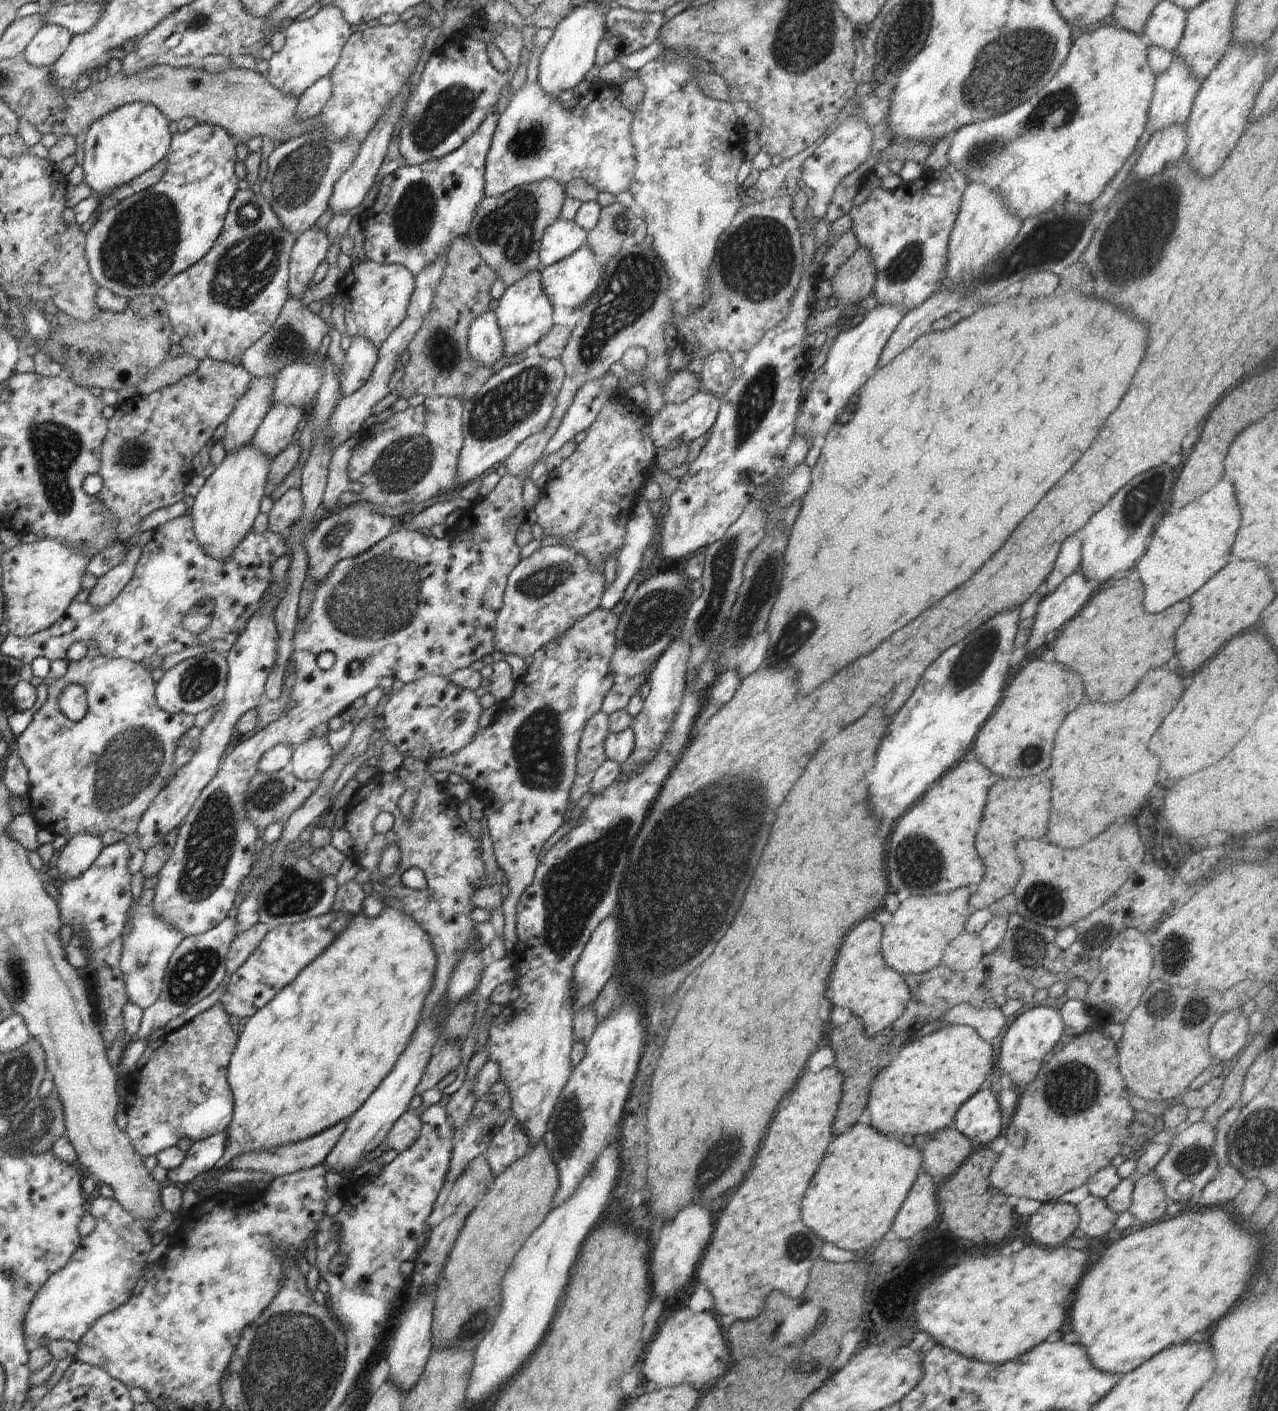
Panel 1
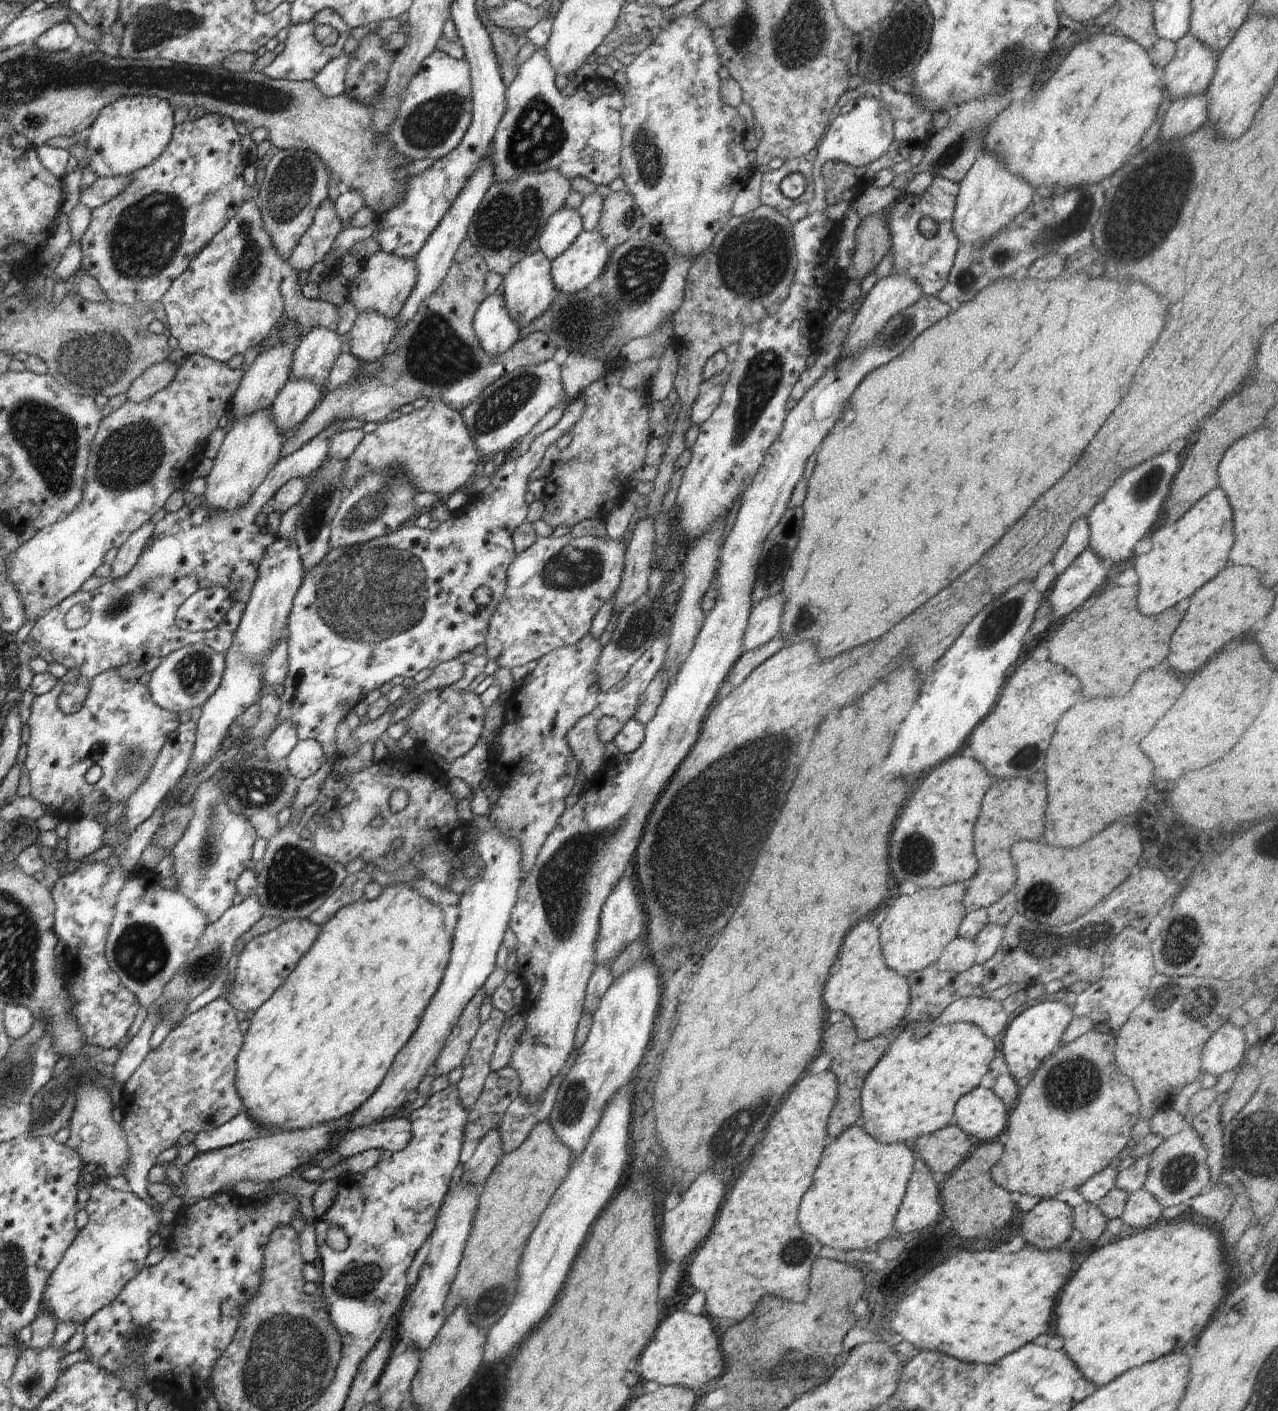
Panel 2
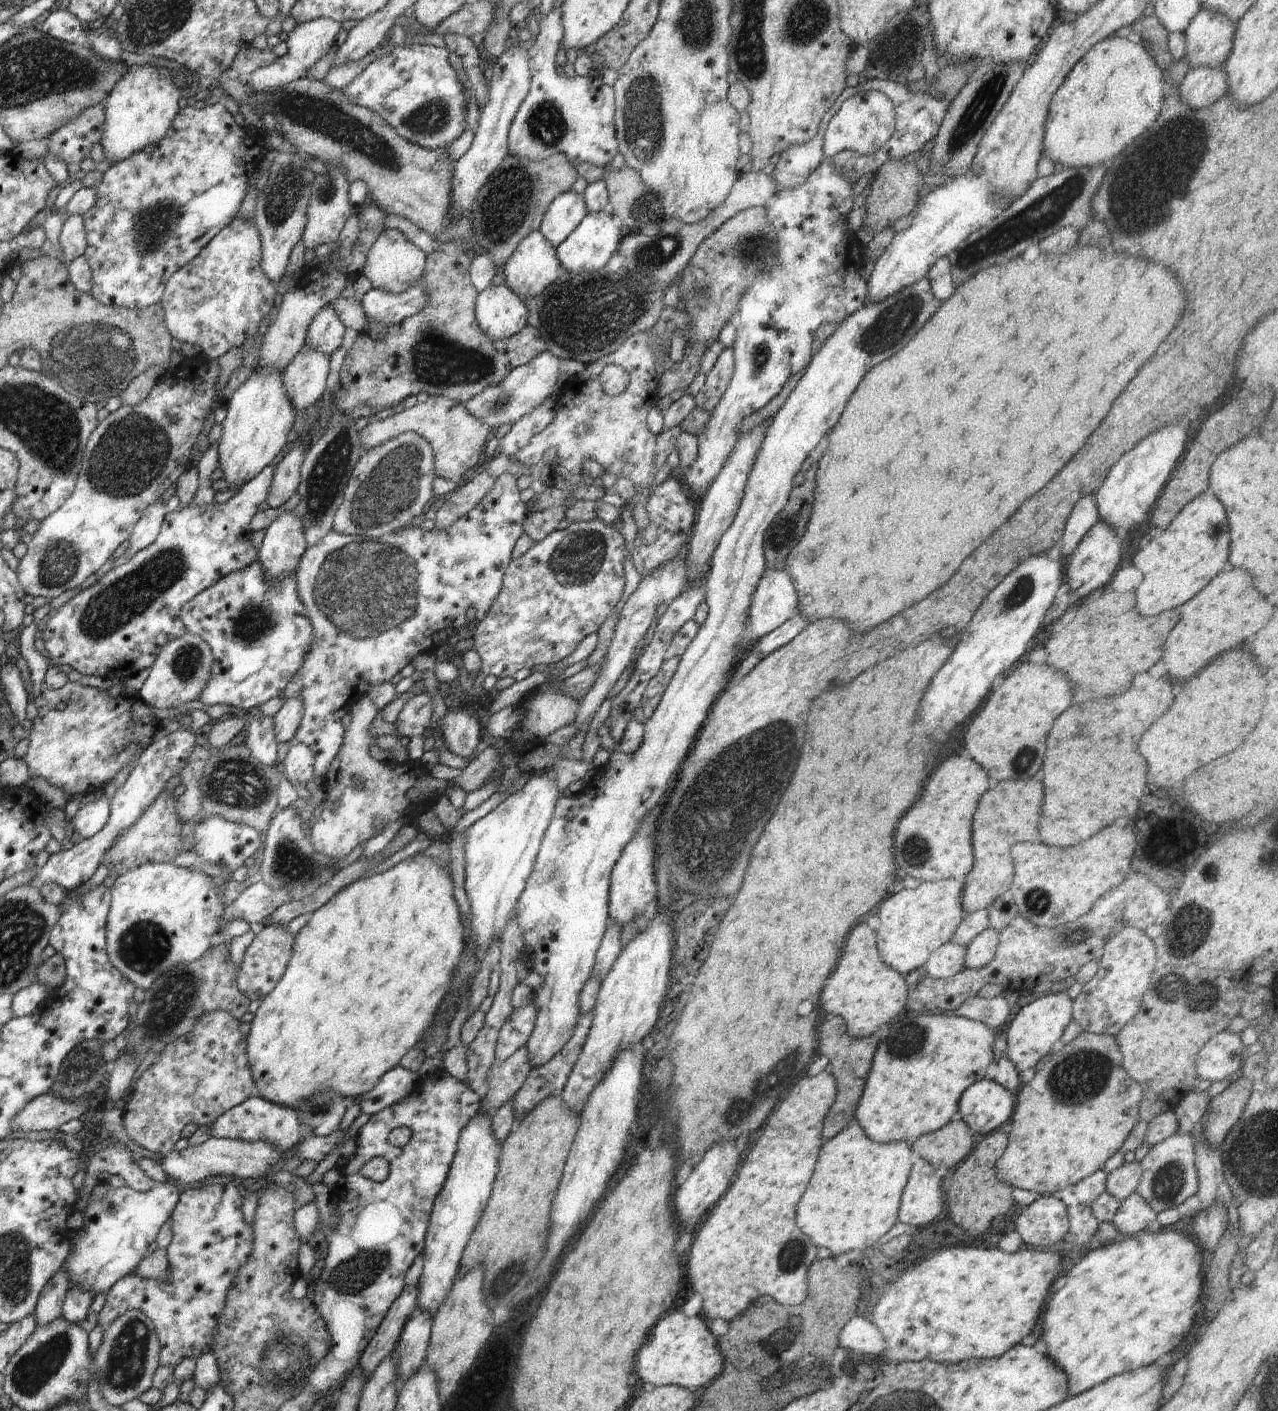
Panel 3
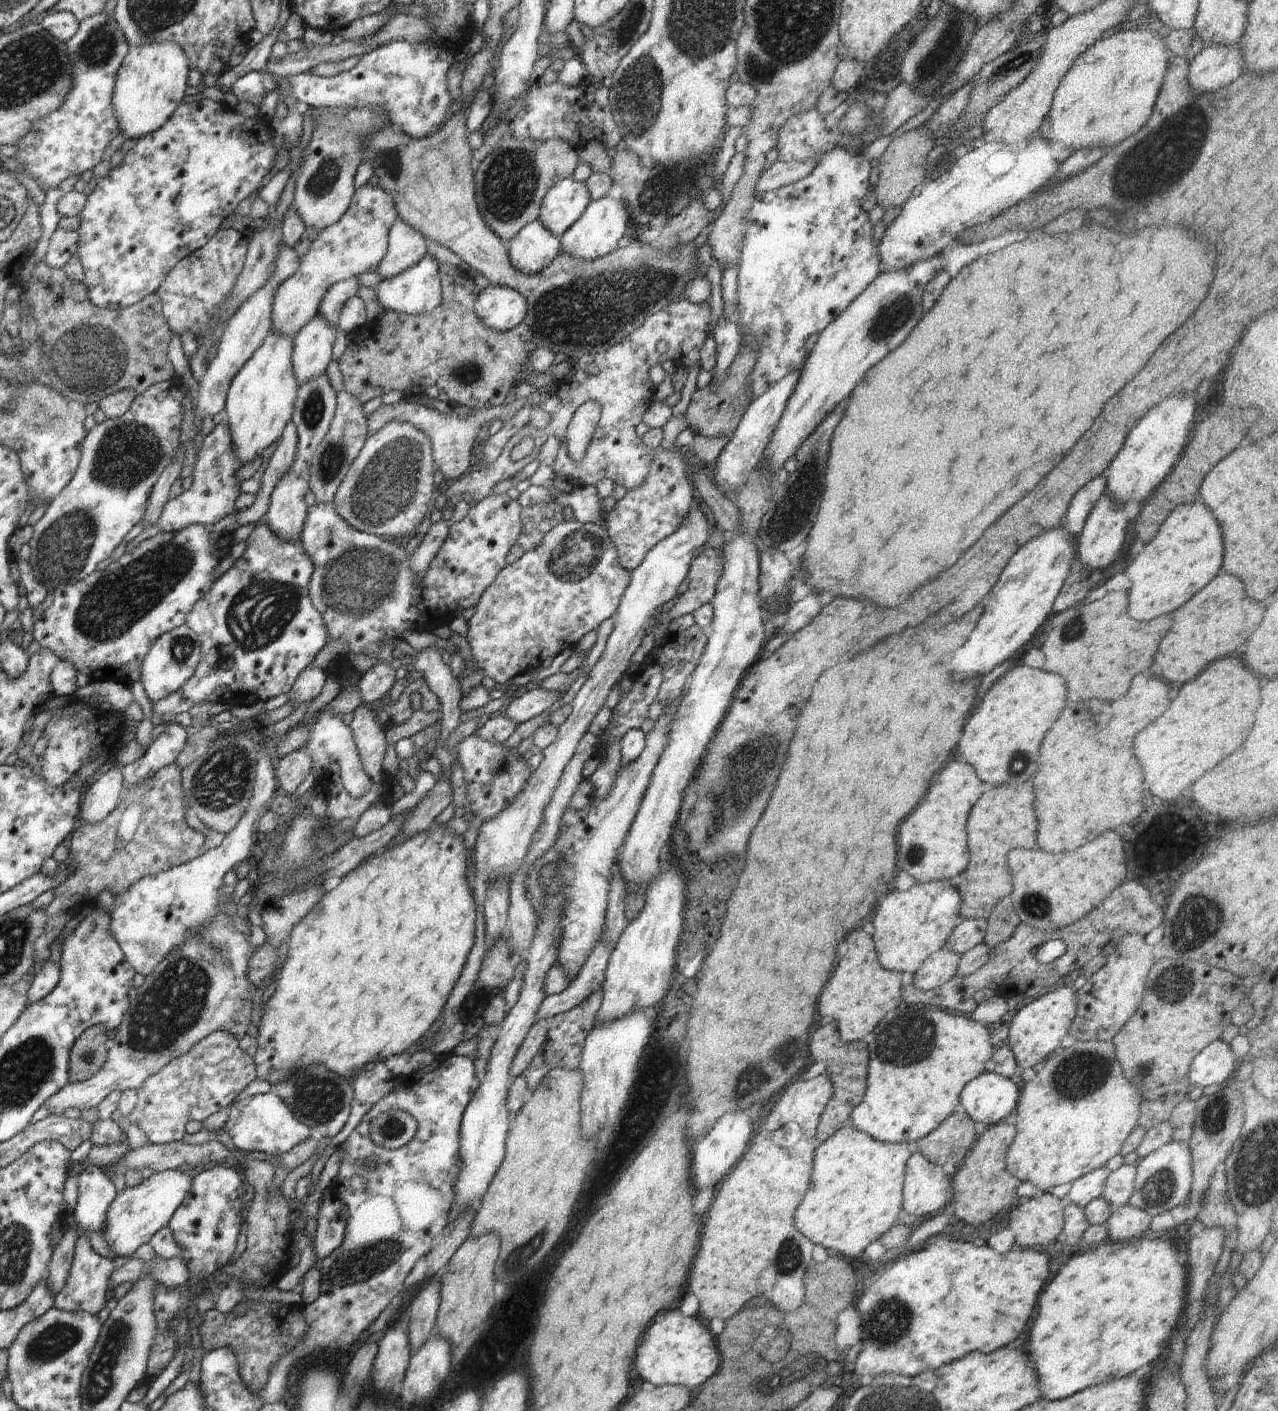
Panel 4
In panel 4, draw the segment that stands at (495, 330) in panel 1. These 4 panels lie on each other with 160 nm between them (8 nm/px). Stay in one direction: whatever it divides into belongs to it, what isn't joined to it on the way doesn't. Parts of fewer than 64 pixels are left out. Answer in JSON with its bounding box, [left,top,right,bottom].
[474,284,527,331]

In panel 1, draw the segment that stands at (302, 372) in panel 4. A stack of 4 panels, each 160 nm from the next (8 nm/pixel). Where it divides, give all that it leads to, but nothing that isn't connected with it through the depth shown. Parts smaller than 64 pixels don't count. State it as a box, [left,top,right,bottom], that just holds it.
[252,404,308,460]

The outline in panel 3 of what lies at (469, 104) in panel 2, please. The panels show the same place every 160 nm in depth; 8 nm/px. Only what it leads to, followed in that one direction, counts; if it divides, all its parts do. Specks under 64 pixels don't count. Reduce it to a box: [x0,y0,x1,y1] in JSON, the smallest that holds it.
[340,44,466,150]

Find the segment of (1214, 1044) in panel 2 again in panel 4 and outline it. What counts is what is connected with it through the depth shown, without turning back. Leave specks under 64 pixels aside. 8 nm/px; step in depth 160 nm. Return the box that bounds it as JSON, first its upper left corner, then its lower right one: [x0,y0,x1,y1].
[1188,1039,1239,1087]

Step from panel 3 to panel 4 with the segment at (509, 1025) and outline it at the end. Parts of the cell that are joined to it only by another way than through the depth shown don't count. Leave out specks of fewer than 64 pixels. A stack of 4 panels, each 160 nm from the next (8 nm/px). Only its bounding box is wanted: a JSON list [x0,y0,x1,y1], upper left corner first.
[535,936,612,1020]

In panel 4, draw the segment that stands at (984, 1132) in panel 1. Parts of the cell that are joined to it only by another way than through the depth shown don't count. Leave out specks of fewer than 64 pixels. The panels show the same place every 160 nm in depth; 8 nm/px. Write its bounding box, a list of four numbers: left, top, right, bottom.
[960,1072,1020,1125]

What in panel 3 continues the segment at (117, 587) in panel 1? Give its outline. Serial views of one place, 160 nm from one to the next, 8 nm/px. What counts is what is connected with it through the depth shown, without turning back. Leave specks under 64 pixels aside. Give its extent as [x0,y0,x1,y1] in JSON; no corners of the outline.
[125,500,168,557]

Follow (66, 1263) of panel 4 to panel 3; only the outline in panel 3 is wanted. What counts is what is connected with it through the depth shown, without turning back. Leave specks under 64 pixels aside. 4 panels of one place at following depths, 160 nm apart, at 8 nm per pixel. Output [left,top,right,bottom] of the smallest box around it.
[33,1264,69,1326]

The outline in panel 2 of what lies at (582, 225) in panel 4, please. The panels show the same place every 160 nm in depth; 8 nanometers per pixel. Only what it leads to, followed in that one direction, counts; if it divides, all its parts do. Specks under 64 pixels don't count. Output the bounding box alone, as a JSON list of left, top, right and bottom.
[551,231,609,294]

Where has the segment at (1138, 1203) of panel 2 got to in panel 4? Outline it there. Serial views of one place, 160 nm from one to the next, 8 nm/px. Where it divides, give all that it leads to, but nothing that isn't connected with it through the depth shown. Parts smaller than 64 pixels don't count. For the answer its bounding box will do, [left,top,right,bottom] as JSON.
[1106,1202,1151,1244]

